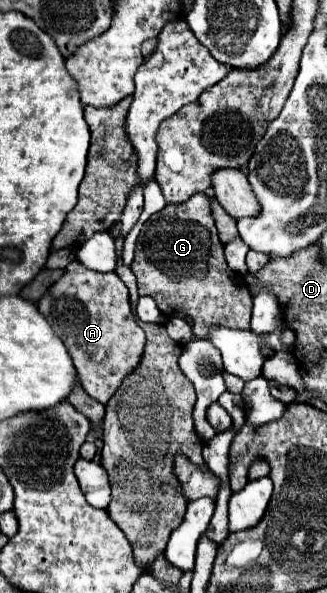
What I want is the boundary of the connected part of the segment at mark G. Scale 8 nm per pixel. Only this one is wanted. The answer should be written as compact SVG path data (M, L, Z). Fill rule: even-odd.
M196 193L194 197L190 197L186 203L178 203L178 205L166 205L166 209L162 209L160 213L154 213L154 217L150 217L144 225L142 225L142 231L140 231L140 237L138 237L138 243L136 243L136 257L134 257L134 263L132 263L132 273L136 275L136 281L138 281L138 293L140 295L150 295L156 303L158 303L158 309L166 315L166 317L180 317L184 319L190 327L192 327L192 333L194 337L206 337L206 333L210 331L210 327L214 325L220 325L220 327L230 327L230 329L250 329L250 313L252 313L252 295L246 287L246 281L240 273L234 273L234 281L232 281L232 269L228 267L226 259L224 259L224 245L220 243L218 239L218 231L216 231L216 225L214 225L214 219L212 219L212 213L210 213L210 199L204 195L204 193Z

